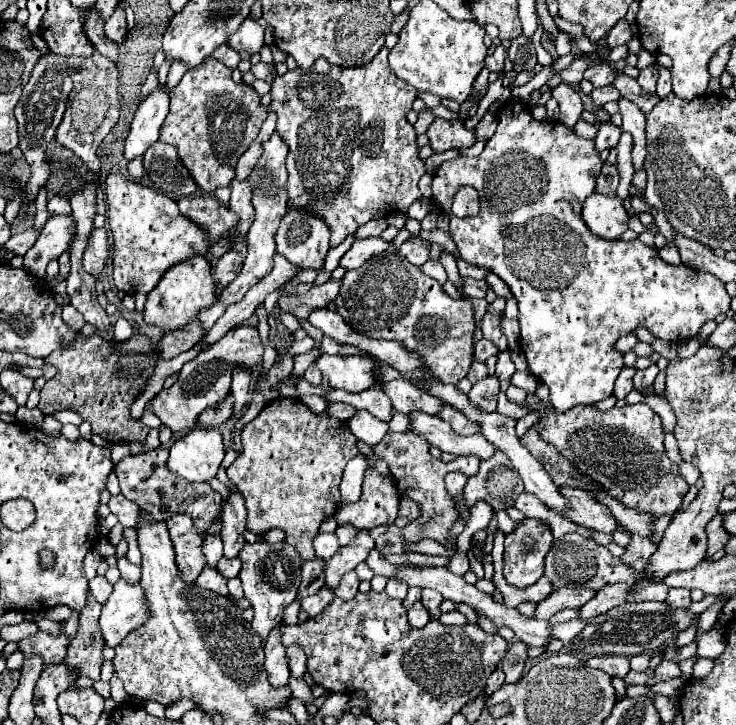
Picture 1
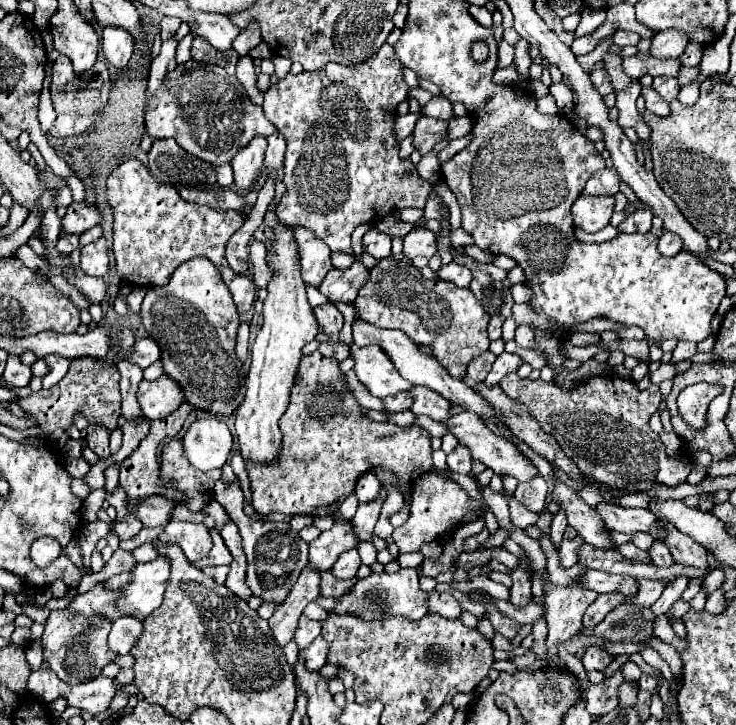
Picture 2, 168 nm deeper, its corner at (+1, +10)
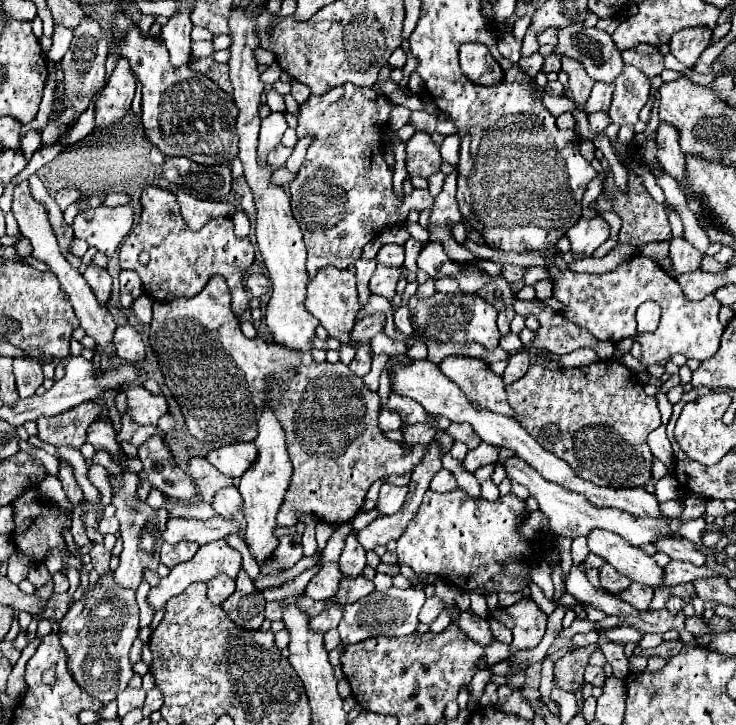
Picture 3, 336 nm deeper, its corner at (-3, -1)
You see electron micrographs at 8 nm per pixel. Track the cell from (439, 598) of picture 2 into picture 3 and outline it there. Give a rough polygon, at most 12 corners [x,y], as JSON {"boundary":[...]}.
{"boundary":[[474,612],[456,616],[458,628],[480,642],[490,644],[492,632],[484,618]]}

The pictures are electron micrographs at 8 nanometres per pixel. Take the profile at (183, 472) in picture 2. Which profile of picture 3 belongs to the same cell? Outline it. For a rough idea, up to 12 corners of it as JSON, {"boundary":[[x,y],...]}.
{"boundary":[[192,456],[186,472],[198,498],[212,504],[218,490],[234,484],[206,458]]}

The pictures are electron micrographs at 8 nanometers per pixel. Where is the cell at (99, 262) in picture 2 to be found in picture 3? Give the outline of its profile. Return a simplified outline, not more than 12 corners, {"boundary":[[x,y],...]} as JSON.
{"boundary":[[90,262],[84,278],[92,292],[106,304],[112,290],[108,270]]}

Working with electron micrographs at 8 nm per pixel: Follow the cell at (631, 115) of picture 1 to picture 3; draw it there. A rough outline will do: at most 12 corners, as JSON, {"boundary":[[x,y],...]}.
{"boundary":[[570,24],[556,50],[612,84],[624,68],[610,34]]}

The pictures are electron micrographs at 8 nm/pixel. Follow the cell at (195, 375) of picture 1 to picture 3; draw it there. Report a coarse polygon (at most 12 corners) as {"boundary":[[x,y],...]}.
{"boundary":[[128,386],[128,412],[138,424],[154,424],[168,412],[162,394]]}

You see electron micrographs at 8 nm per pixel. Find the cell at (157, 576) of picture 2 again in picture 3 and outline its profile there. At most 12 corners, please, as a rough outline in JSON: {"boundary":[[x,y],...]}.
{"boundary":[[224,540],[200,546],[194,560],[176,564],[150,588],[154,612],[192,582],[216,574],[236,578],[238,550]]}

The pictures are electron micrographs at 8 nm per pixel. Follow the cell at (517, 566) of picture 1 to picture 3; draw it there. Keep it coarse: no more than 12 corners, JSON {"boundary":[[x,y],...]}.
{"boundary":[[532,598],[498,612],[516,650],[534,648],[546,632],[546,614]]}

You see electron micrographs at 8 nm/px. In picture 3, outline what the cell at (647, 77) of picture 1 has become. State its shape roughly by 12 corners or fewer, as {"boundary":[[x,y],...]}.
{"boundary":[[688,28],[670,40],[670,54],[692,68],[710,28]]}

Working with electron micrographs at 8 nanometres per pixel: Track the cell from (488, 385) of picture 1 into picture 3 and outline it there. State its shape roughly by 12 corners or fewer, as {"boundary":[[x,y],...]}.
{"boundary":[[524,352],[508,360],[502,382],[512,384],[526,374],[530,358]]}

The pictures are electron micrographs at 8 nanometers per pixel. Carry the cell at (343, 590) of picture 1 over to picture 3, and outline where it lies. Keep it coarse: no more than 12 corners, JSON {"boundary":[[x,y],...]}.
{"boundary":[[346,538],[338,564],[346,578],[366,568],[366,550]]}

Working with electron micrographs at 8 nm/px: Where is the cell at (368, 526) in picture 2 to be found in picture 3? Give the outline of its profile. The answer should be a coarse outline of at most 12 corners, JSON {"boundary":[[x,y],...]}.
{"boundary":[[382,484],[376,510],[392,516],[400,510],[408,486]]}

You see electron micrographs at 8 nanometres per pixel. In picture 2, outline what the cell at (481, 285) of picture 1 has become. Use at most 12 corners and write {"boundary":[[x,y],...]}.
{"boundary":[[458,263],[442,265],[438,277],[468,287],[472,271]]}

